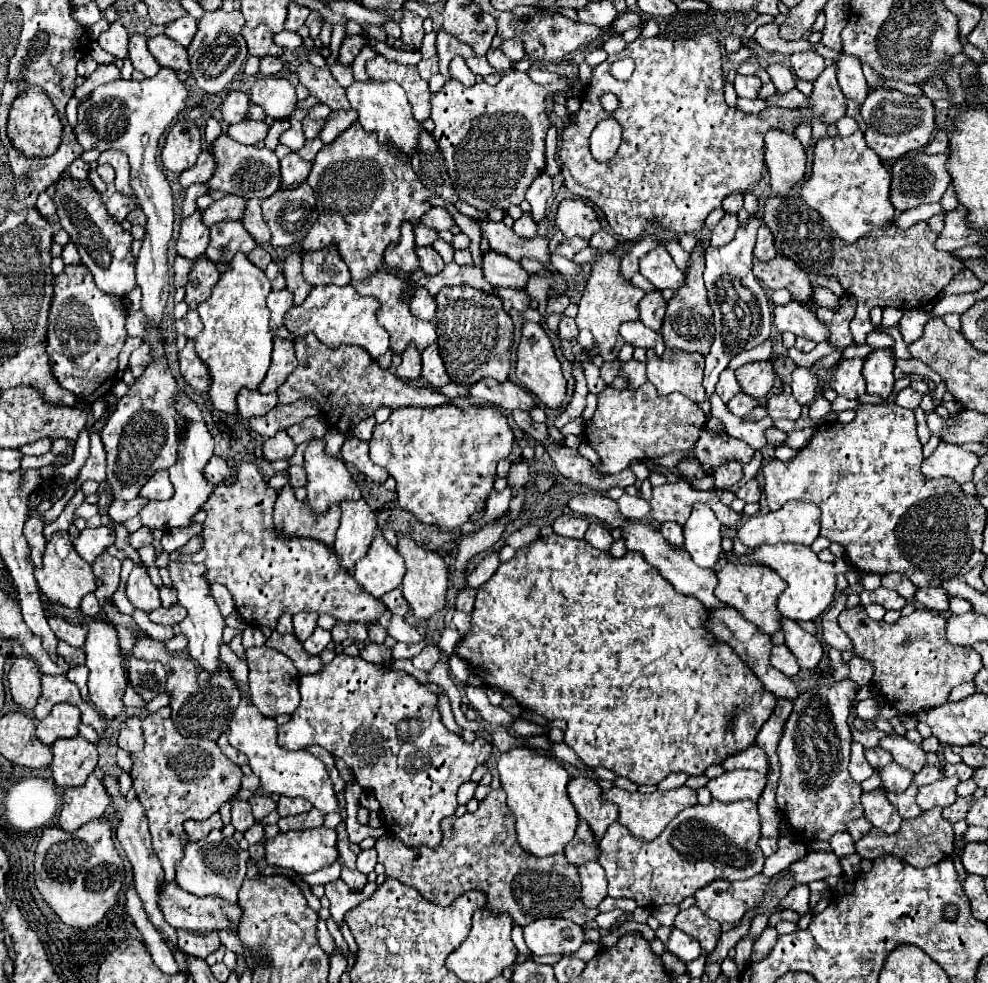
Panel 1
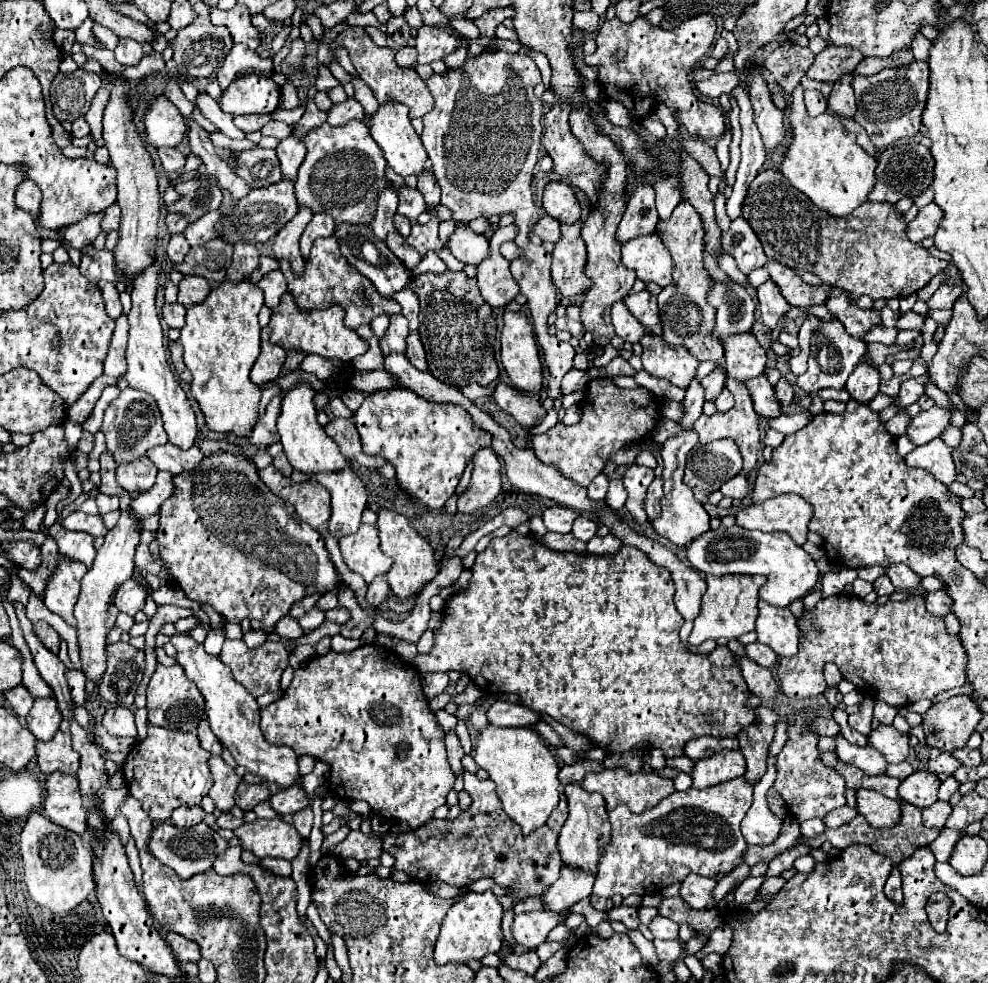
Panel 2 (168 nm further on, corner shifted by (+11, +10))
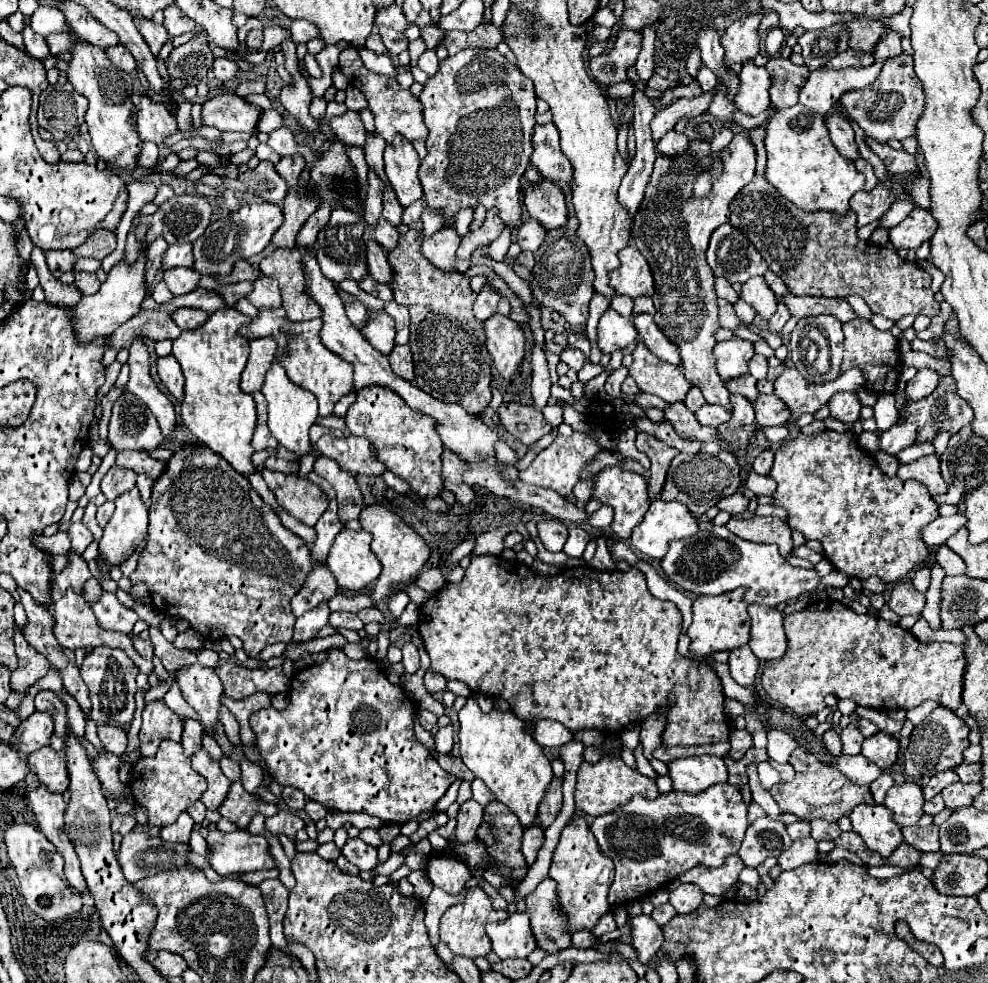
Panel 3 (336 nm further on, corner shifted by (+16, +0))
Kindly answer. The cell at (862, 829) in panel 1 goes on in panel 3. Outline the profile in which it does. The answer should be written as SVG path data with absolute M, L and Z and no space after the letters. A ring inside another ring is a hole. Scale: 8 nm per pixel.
M812 819L812 839L816 841L834 841L840 835L838 823L830 823L826 819Z

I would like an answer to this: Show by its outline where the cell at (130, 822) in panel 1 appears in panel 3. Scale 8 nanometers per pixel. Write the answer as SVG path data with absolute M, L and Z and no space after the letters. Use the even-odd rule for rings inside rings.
M38 691L34 697L38 711L48 711L56 723L54 735L58 735L62 741L68 737L68 717L66 717L66 705L60 701L60 697L54 691Z

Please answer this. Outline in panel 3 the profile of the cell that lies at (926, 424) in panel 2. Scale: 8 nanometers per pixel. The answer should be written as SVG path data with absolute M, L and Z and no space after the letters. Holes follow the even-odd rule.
M896 423L880 437L880 447L888 453L900 453L906 447L912 447L918 439L916 423Z

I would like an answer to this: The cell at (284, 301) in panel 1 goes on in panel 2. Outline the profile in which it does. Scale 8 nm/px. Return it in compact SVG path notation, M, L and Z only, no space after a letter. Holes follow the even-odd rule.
M279 269L263 275L257 285L259 285L259 289L263 291L265 305L271 307L271 309L275 309L275 307L279 305L281 295L287 291L287 281L285 281L285 277L283 277L283 273L281 273Z

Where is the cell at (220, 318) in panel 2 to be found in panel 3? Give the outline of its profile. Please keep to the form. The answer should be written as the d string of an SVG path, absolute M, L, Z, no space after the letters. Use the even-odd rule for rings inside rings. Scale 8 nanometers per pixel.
M234 307L218 309L198 329L182 331L180 337L174 339L172 349L172 355L186 377L182 401L184 425L198 437L198 441L224 457L238 473L244 473L244 477L256 471L250 461L254 453L250 439L256 427L256 405L252 395L240 389L240 375L250 355L250 339L242 337L240 329L248 323L250 317Z

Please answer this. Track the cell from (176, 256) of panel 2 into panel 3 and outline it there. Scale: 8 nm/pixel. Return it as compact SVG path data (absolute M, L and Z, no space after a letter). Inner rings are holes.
M172 267L164 271L164 281L174 295L184 295L196 289L200 275L188 267Z

